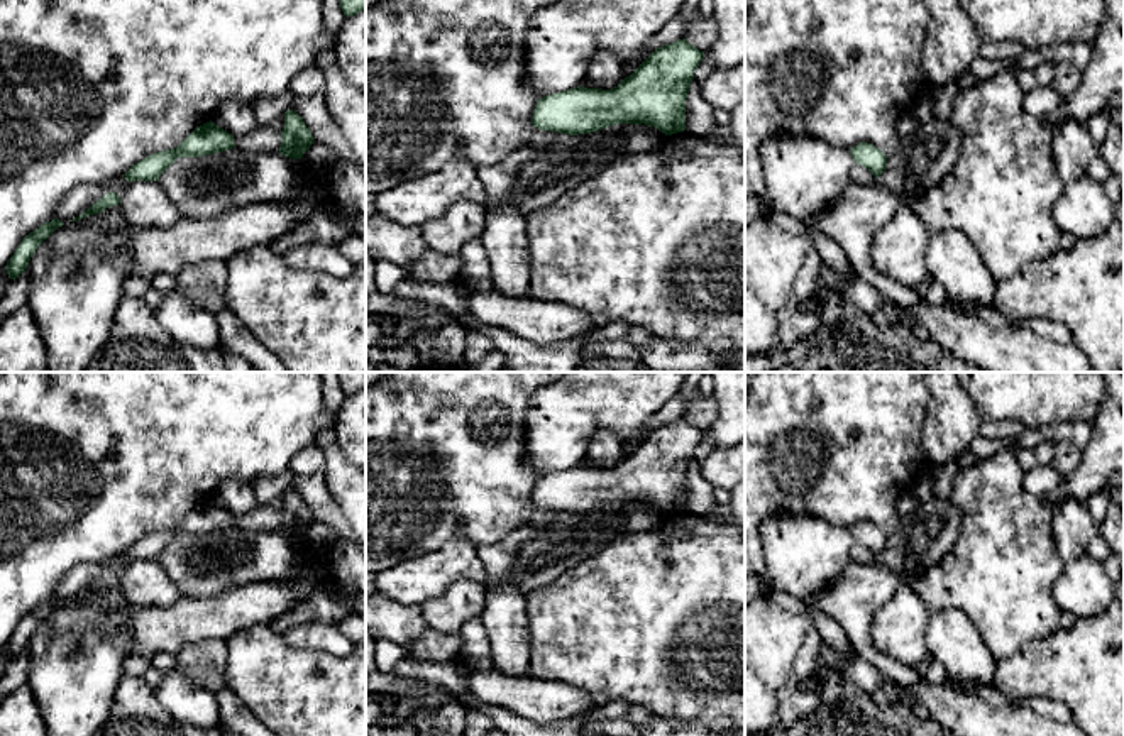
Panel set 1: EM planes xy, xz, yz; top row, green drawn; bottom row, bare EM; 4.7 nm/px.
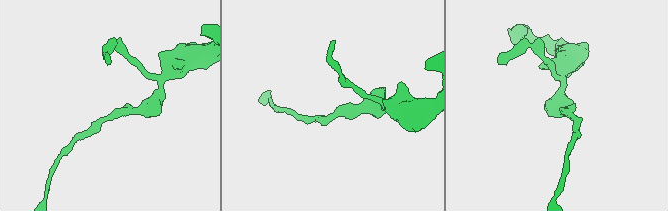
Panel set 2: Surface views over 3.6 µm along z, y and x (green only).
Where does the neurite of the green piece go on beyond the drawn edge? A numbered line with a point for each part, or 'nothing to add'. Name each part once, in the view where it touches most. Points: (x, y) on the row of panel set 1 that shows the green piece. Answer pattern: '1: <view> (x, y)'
nothing to add

